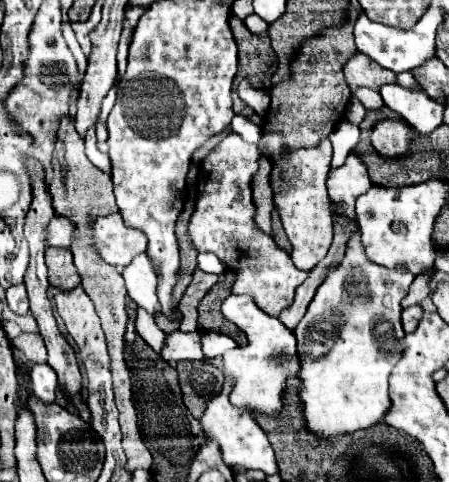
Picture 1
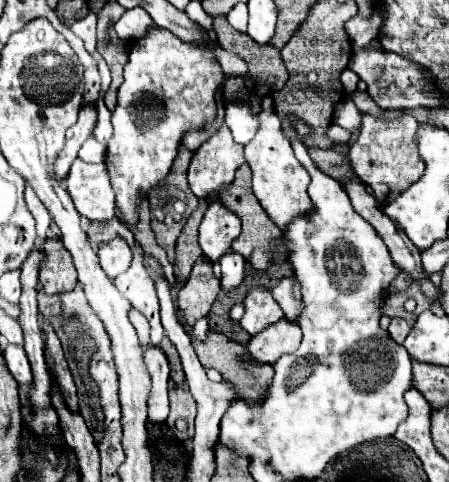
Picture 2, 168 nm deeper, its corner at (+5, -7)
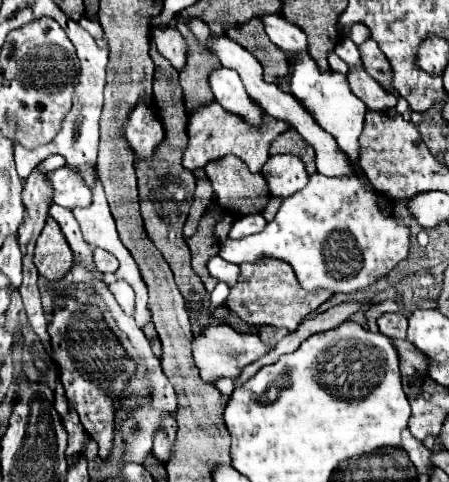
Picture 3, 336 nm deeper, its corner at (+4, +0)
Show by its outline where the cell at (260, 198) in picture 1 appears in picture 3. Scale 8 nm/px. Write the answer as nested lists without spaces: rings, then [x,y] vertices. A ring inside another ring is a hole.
[[[233,154],[223,156],[223,158],[219,158],[219,160],[213,160],[213,162],[205,164],[205,172],[207,172],[207,178],[209,178],[211,184],[213,184],[217,204],[219,204],[223,210],[231,212],[233,216],[261,214],[263,208],[265,208],[265,204],[269,202],[269,196],[266,196],[269,194],[269,190],[262,174],[251,173],[247,164],[245,164],[241,158],[233,156]]]

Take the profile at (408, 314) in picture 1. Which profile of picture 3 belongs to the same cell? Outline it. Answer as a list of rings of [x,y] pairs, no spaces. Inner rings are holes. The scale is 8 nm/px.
[[[401,312],[395,314],[383,314],[379,320],[379,332],[389,338],[405,338],[407,334],[407,318]]]

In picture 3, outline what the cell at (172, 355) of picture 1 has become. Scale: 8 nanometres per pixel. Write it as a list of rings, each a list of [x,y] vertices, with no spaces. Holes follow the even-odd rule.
[[[165,418],[163,420],[163,428],[157,432],[155,436],[155,444],[153,444],[153,456],[157,458],[159,464],[167,464],[171,460],[171,448],[173,448],[173,442],[175,442],[175,420],[173,418]]]

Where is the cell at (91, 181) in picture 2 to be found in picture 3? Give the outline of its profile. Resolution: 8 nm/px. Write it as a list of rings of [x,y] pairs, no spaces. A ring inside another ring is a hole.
[[[59,168],[47,174],[47,180],[51,182],[53,188],[53,204],[63,206],[63,208],[85,208],[89,204],[89,188],[81,184],[81,178],[69,170],[69,168]]]

